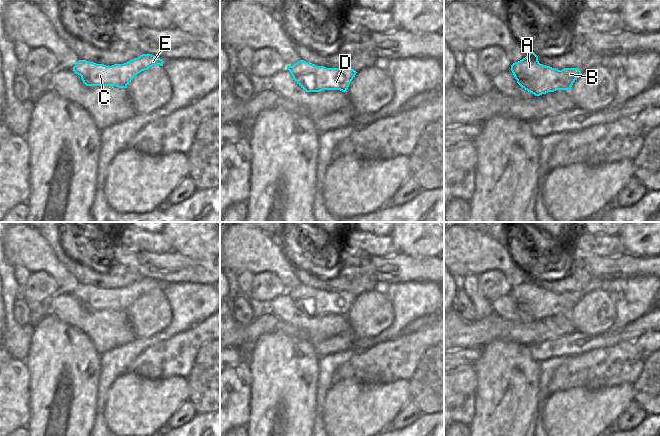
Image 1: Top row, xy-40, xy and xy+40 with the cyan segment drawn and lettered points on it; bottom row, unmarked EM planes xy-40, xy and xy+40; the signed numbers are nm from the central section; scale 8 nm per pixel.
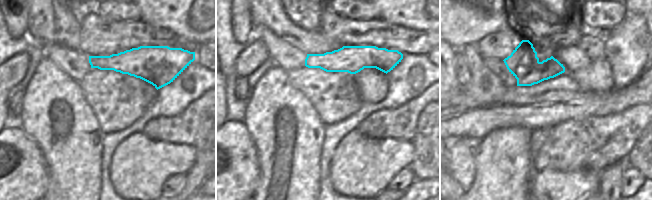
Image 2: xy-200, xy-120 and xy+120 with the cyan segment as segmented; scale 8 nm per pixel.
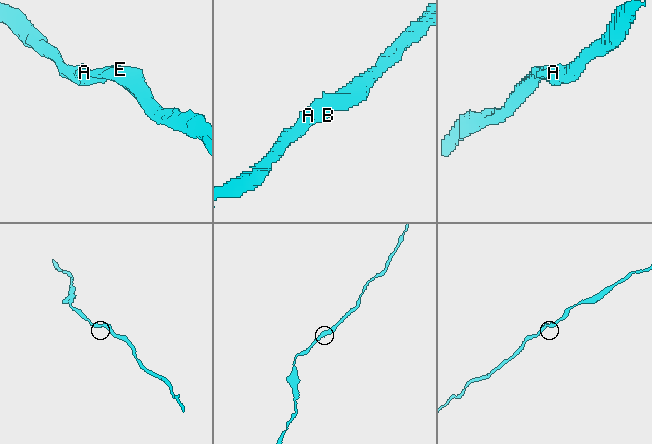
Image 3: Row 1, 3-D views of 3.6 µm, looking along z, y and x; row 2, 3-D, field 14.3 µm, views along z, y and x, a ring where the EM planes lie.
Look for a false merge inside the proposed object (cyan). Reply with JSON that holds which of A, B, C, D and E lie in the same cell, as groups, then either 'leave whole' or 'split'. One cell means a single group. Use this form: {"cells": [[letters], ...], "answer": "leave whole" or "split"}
{"cells": [["A", "B", "C", "D", "E"]], "answer": "leave whole"}

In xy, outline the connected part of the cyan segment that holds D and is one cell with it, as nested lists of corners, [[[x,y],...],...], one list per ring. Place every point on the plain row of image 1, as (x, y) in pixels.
[[[300,284],[292,290],[287,290],[293,303],[306,316],[320,316],[322,314],[347,313],[356,299],[352,292],[326,292]]]

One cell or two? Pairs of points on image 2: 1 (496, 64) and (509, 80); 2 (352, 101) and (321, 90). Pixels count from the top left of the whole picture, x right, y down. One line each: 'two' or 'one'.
1: one
2: one

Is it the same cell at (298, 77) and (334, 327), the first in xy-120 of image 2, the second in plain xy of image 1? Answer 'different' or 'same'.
same

